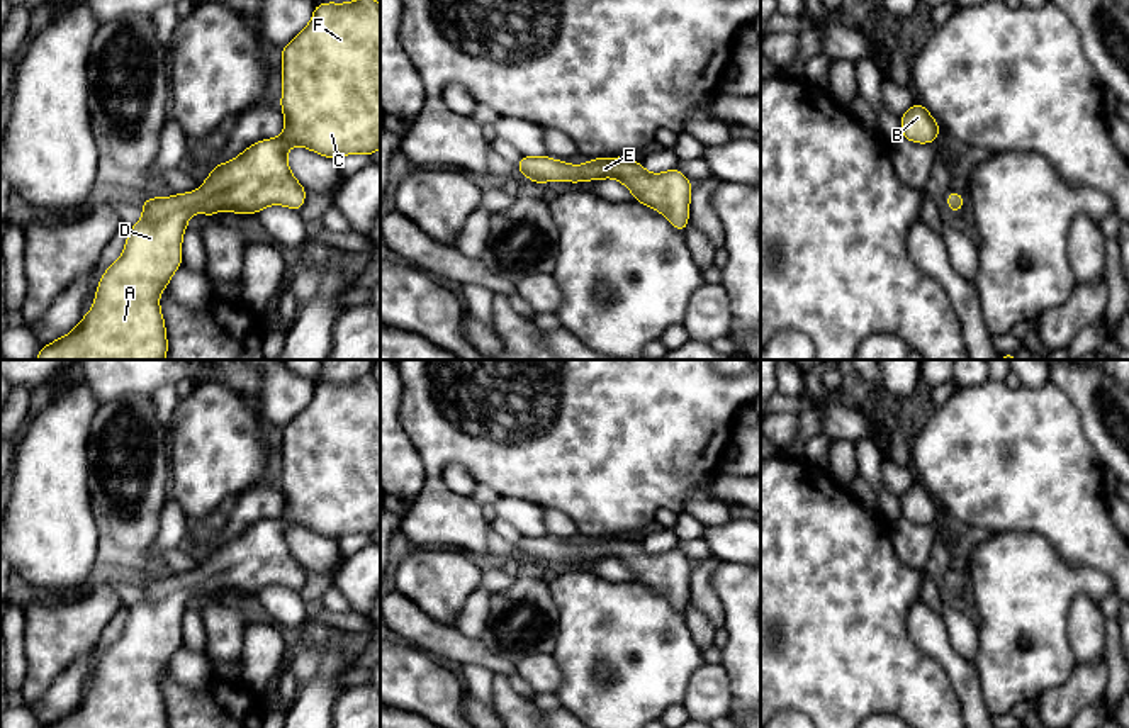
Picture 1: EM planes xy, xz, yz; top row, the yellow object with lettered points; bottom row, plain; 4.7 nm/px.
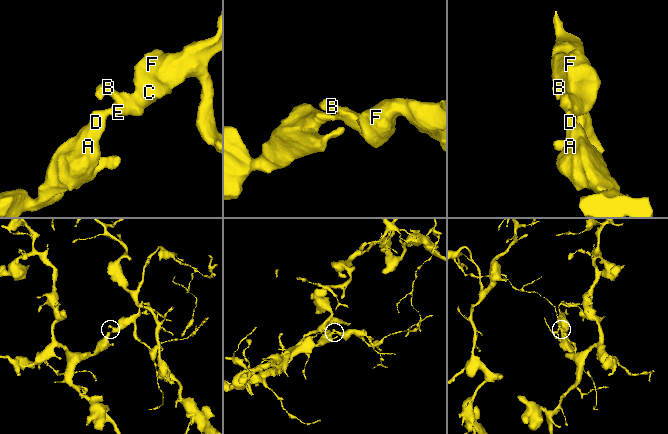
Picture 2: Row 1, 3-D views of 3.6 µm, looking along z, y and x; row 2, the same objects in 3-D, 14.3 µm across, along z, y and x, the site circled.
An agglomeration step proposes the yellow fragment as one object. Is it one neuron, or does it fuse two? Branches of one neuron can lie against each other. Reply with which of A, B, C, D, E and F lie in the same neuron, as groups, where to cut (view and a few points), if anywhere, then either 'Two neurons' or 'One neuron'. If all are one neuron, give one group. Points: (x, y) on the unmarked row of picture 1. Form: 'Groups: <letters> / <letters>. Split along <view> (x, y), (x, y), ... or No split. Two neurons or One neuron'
Groups: A B C D E F. No split. One neuron

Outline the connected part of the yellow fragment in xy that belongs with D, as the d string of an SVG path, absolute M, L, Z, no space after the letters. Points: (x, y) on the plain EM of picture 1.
M363 375L348 384L319 384L312 399L289 424L282 428L282 480L285 509L280 518L261 519L239 536L222 545L214 545L212 553L199 570L173 577L151 577L141 582L143 597L129 608L129 616L121 638L102 655L90 692L78 706L59 720L42 728L168 728L166 708L158 677L168 667L171 655L182 647L182 618L194 592L212 597L219 591L234 594L258 594L267 585L285 585L301 591L306 580L304 568L287 545L287 529L302 526L331 540L351 533L367 538L380 528L380 387L375 378Z

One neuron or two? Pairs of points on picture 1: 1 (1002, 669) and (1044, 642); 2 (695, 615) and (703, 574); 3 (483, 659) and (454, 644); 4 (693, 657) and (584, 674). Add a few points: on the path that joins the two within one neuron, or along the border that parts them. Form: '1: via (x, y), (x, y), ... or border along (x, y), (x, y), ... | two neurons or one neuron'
1: via (1012, 664), (1022, 654), (1034, 649) | one neuron
2: border along (690, 593), (691, 603), (715, 630) | two neurons
3: via (476, 652), (460, 649) | one neuron
4: via (664, 657), (642, 657), (635, 650), (605, 655) | one neuron

